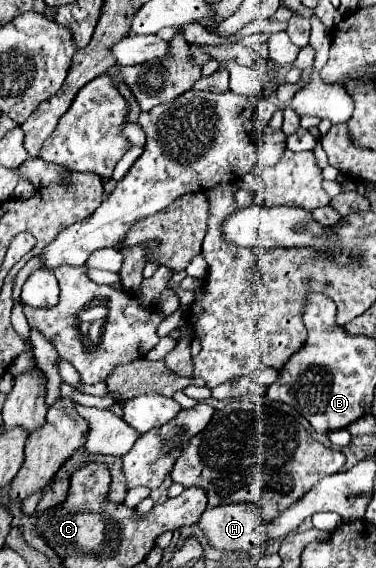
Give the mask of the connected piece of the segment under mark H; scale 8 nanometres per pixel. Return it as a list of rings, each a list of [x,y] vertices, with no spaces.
[[[249,502],[219,504],[215,508],[207,508],[199,518],[199,526],[205,532],[211,546],[215,546],[219,550],[247,552],[253,546],[259,546],[267,540],[267,524],[261,520],[261,508],[257,504],[249,504]]]

